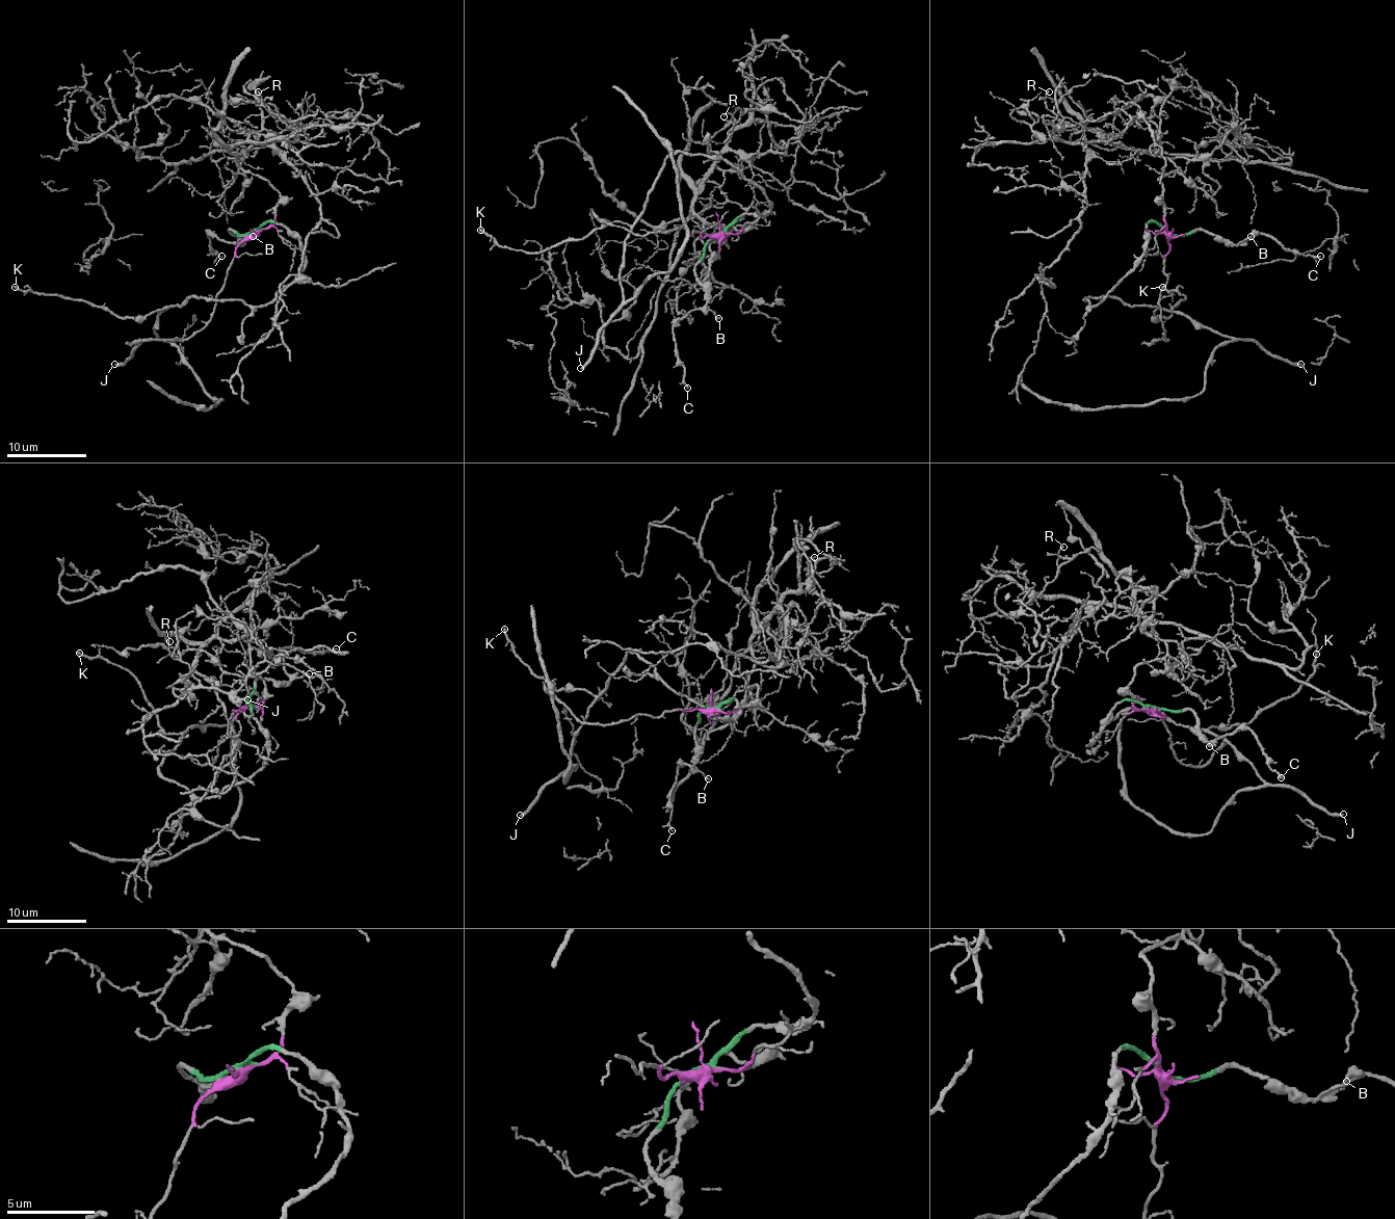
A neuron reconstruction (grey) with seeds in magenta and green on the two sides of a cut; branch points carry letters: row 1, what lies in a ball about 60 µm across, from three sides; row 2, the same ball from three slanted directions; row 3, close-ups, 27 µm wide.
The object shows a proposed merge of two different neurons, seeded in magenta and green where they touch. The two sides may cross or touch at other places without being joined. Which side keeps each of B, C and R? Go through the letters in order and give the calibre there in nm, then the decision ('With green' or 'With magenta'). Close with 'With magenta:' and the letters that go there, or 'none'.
B: Thickness 170 nm. With green
C: Thickness 120 nm. With green
R: Thickness 130 nm. With magenta
With magenta: R

